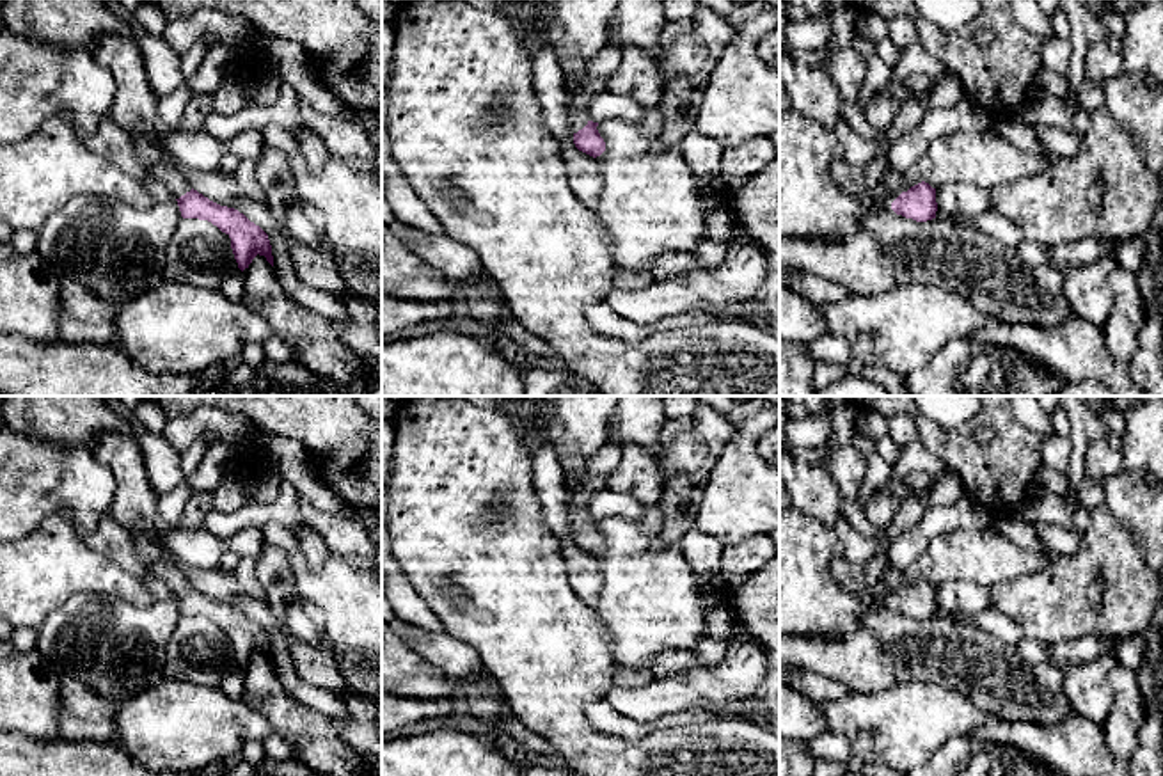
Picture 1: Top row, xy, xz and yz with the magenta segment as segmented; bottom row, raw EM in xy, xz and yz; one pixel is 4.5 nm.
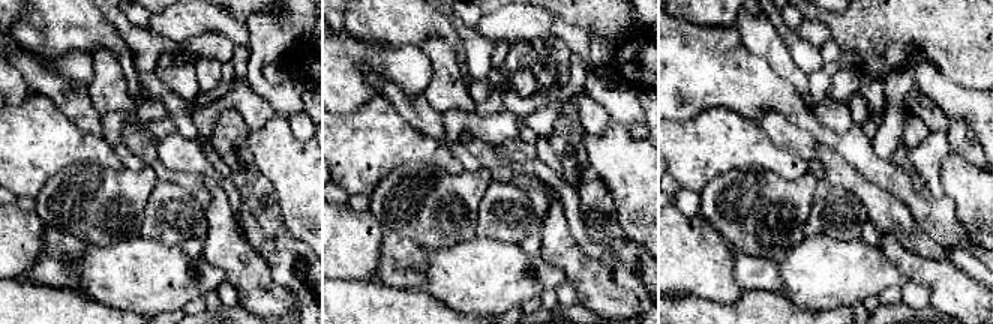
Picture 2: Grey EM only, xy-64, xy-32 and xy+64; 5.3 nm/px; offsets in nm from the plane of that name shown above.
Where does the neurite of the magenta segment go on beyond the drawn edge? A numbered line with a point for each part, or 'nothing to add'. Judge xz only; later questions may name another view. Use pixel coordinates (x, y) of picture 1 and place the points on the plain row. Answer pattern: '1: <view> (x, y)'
1: xz (601, 466)

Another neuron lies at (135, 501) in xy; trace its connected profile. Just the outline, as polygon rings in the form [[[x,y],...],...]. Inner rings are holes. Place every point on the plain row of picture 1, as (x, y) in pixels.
[[[107,433],[91,446],[91,451],[115,478],[112,520],[128,531],[149,522],[158,534],[169,534],[137,442],[119,433]]]

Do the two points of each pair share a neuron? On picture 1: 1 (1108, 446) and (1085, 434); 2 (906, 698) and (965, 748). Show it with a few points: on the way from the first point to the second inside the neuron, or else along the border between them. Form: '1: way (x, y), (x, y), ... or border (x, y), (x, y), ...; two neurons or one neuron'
1: border (1108, 432), (1089, 448), (1087, 469), (1083, 473); two neurons
2: border (972, 734), (949, 737), (929, 757); two neurons

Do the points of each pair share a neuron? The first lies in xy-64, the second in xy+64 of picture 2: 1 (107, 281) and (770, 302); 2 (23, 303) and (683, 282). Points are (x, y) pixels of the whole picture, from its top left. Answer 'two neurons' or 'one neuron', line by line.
1: two neurons
2: two neurons

